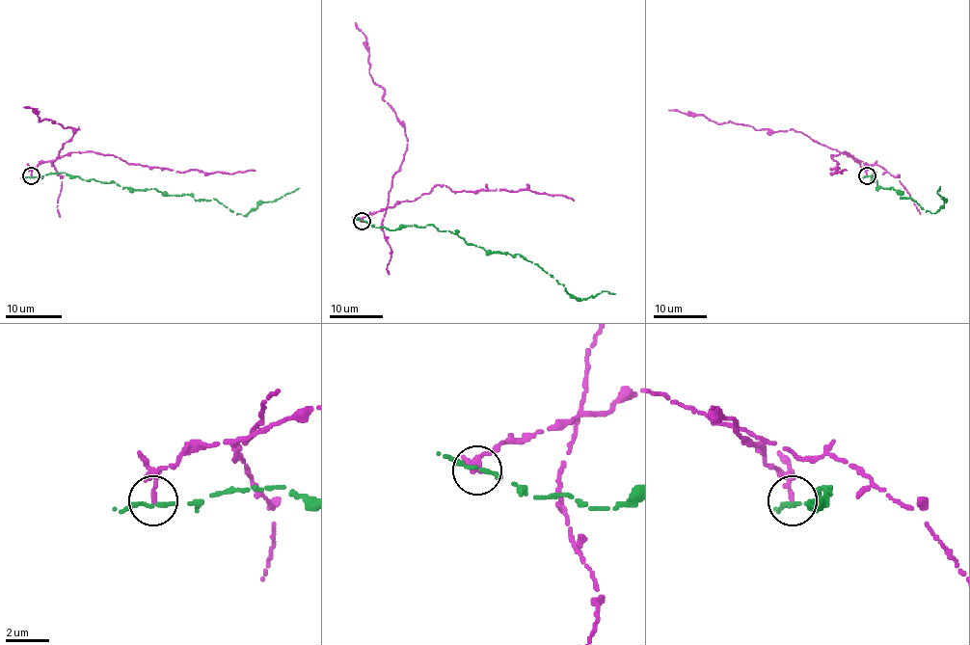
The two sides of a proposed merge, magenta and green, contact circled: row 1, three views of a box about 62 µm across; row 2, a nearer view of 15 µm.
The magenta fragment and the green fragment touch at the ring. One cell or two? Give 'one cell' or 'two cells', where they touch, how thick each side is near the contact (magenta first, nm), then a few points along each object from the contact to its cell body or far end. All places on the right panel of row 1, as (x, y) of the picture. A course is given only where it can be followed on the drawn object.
two cells | (867, 175) | 240/240 nm | magenta via (867, 174), (852, 157), (793, 129), (755, 129), (733, 121), (718, 123), (704, 115), (669, 110) | green via (867, 176), (876, 173), (871, 178), (876, 185), (892, 187), (934, 213), (945, 202), (940, 187)

